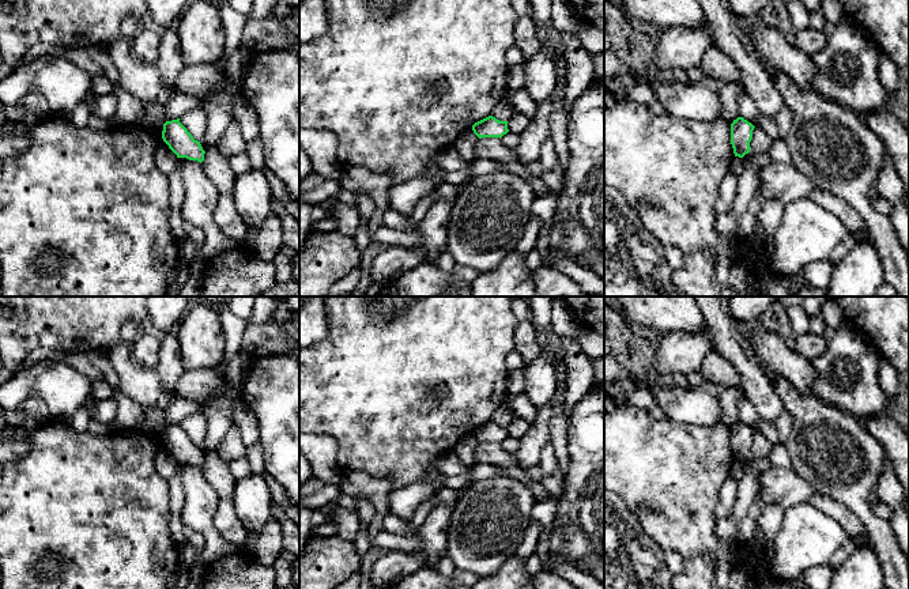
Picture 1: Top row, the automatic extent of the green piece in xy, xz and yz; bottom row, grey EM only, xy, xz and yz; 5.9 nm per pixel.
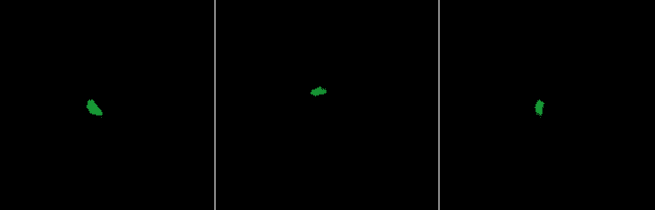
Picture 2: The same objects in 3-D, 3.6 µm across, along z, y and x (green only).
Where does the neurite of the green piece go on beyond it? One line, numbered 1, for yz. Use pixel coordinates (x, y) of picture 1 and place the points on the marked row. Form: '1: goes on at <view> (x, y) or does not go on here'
1: does not go on here

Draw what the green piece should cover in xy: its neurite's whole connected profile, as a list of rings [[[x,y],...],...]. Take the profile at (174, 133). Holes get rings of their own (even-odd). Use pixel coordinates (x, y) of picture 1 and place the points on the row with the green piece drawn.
[[[180,118],[163,124],[162,139],[177,158],[189,161],[204,161],[205,151],[200,141],[195,140],[188,129],[180,122]]]

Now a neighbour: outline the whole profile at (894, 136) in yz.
[[[885,107],[859,116],[863,124],[875,132],[885,150],[891,155],[894,169],[909,195],[909,131]]]

